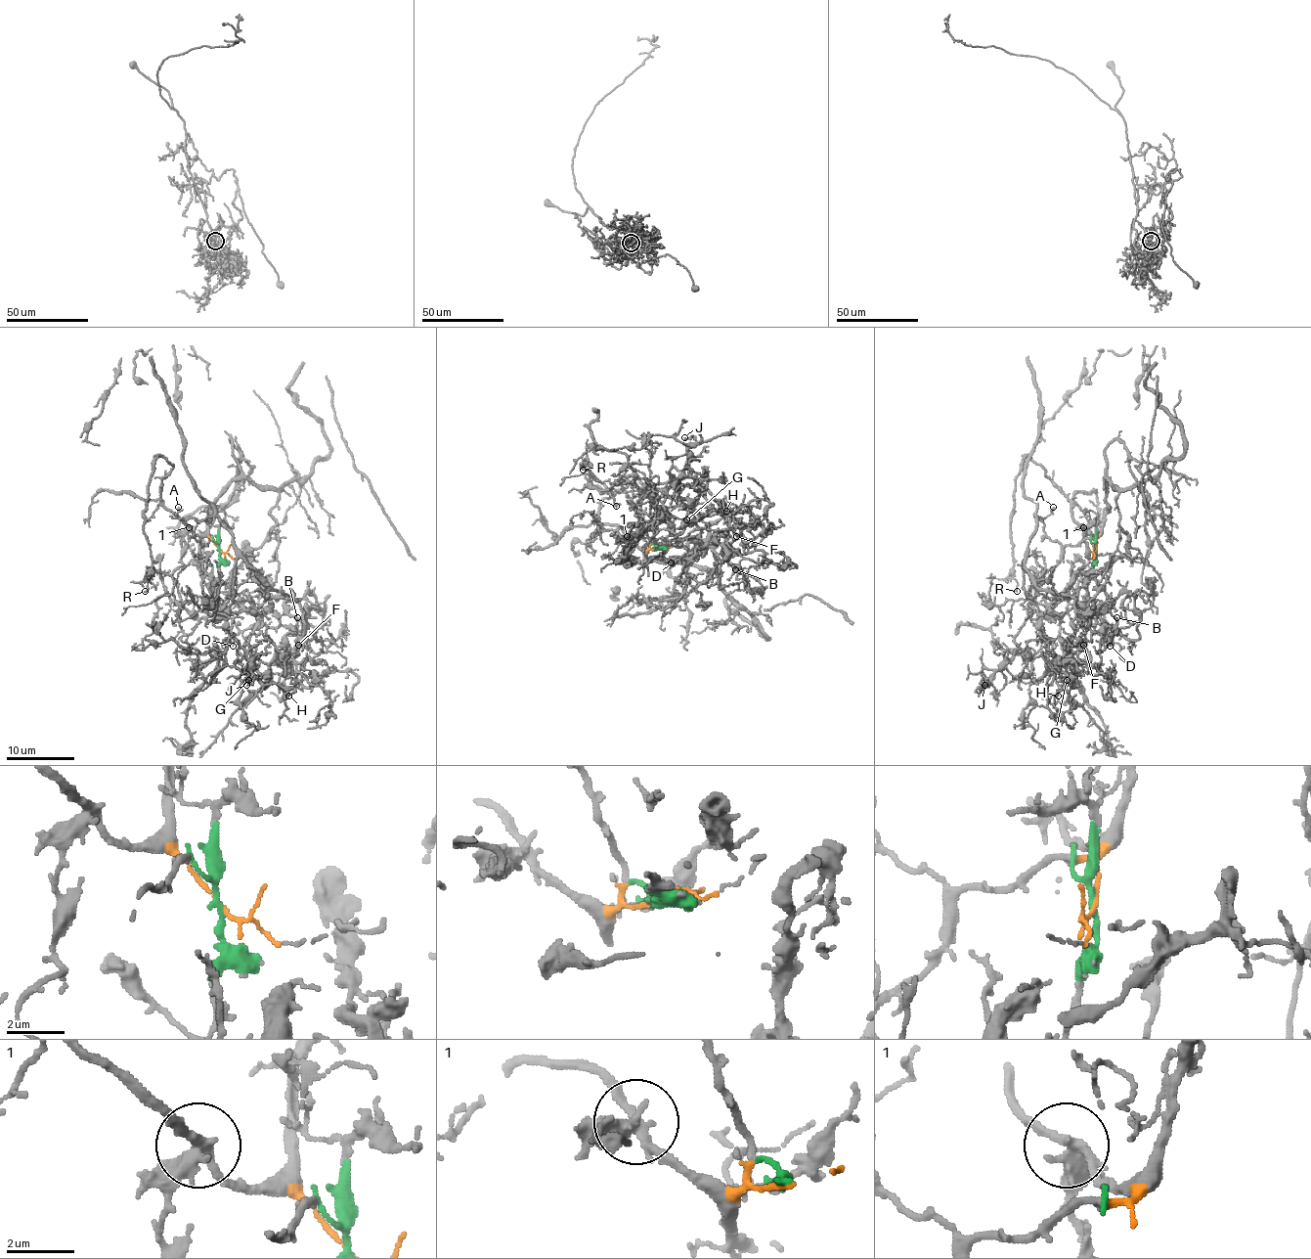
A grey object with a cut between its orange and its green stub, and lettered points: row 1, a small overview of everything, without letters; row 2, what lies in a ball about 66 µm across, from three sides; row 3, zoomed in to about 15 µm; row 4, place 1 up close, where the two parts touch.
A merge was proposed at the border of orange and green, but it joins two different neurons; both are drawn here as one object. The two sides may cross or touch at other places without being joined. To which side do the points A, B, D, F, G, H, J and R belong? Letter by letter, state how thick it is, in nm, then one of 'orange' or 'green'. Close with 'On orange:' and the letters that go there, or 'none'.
A: 140 nm thick; green
B: 140 nm thick; green
D: 100 nm thick; green
F: 80 nm thick; green
G: 70 nm thick; green
H: 120 nm thick; green
J: 90 nm thick; green
R: 100 nm thick; orange
On orange: R

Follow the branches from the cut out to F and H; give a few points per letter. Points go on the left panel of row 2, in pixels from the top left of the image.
F: (219, 549), (218, 608), (267, 601), (272, 614), (301, 622), (291, 651), (298, 645)
H: (219, 549), (219, 610), (267, 601), (272, 614), (301, 622), (303, 640), (279, 682), (289, 696)

